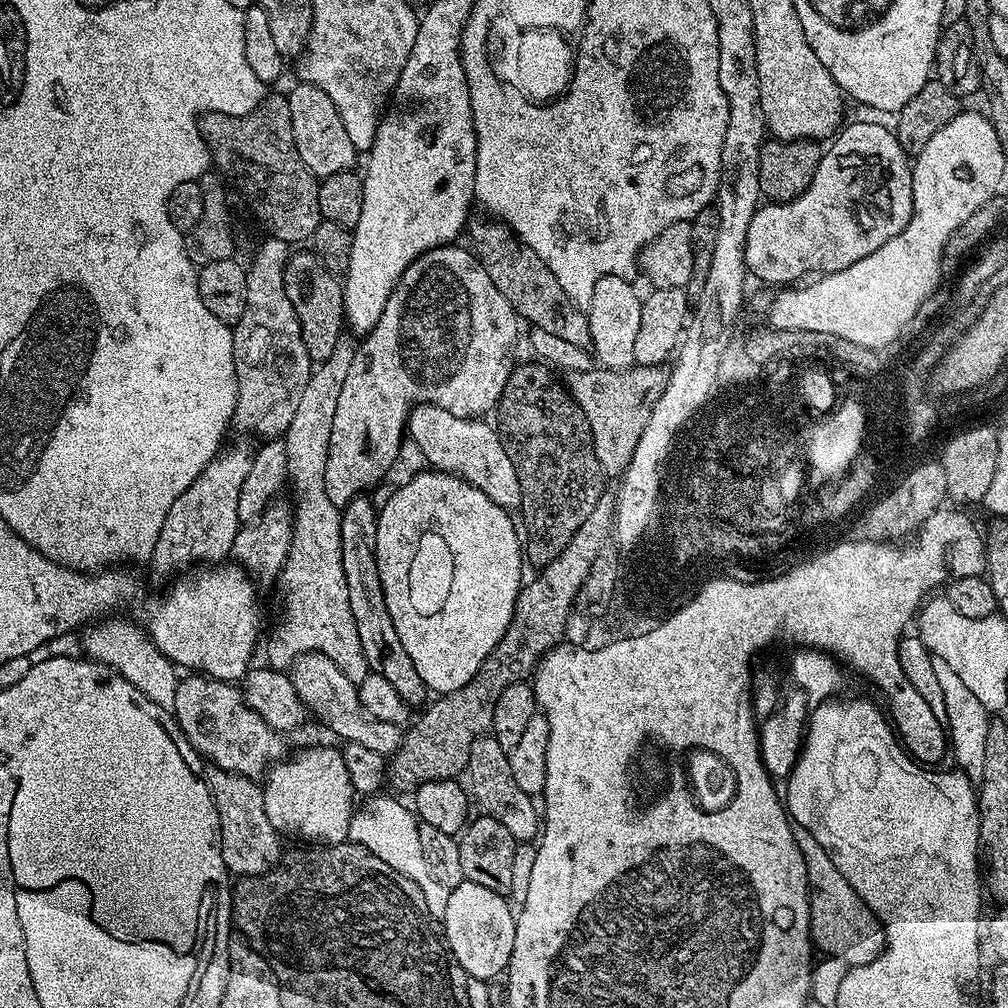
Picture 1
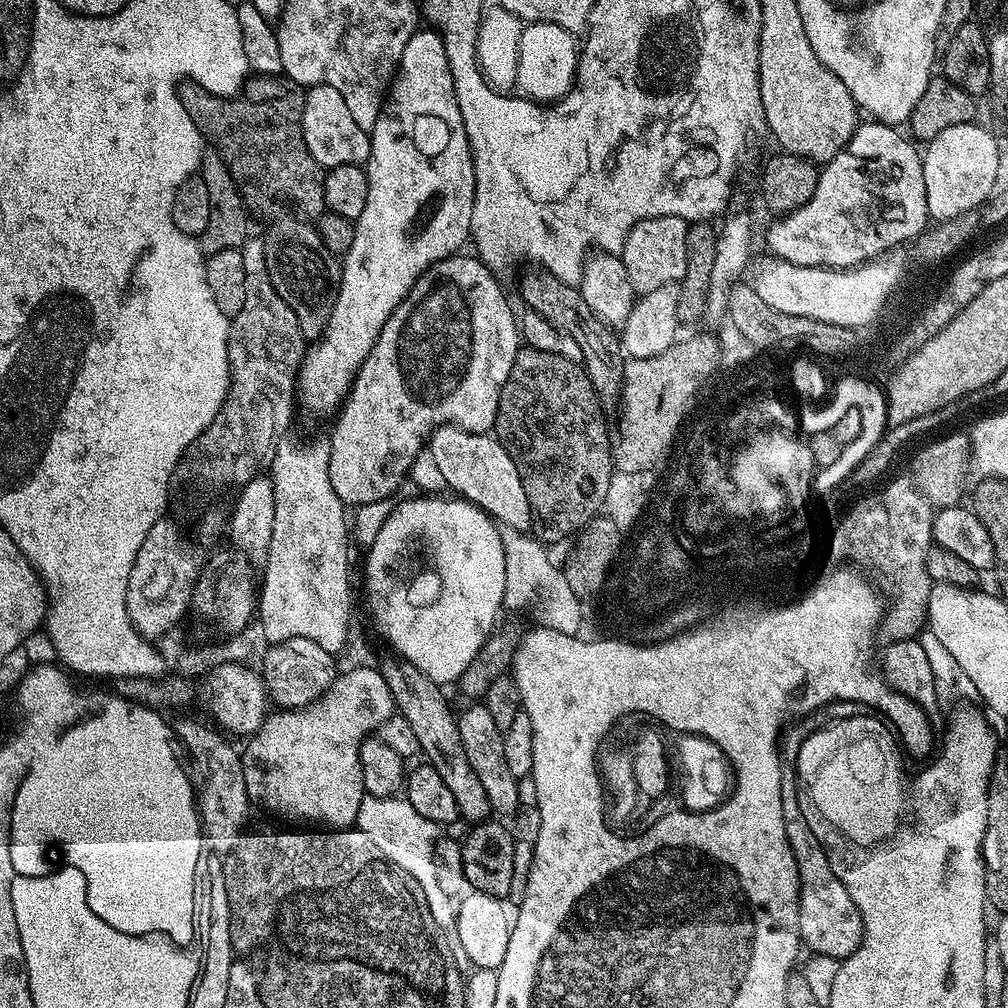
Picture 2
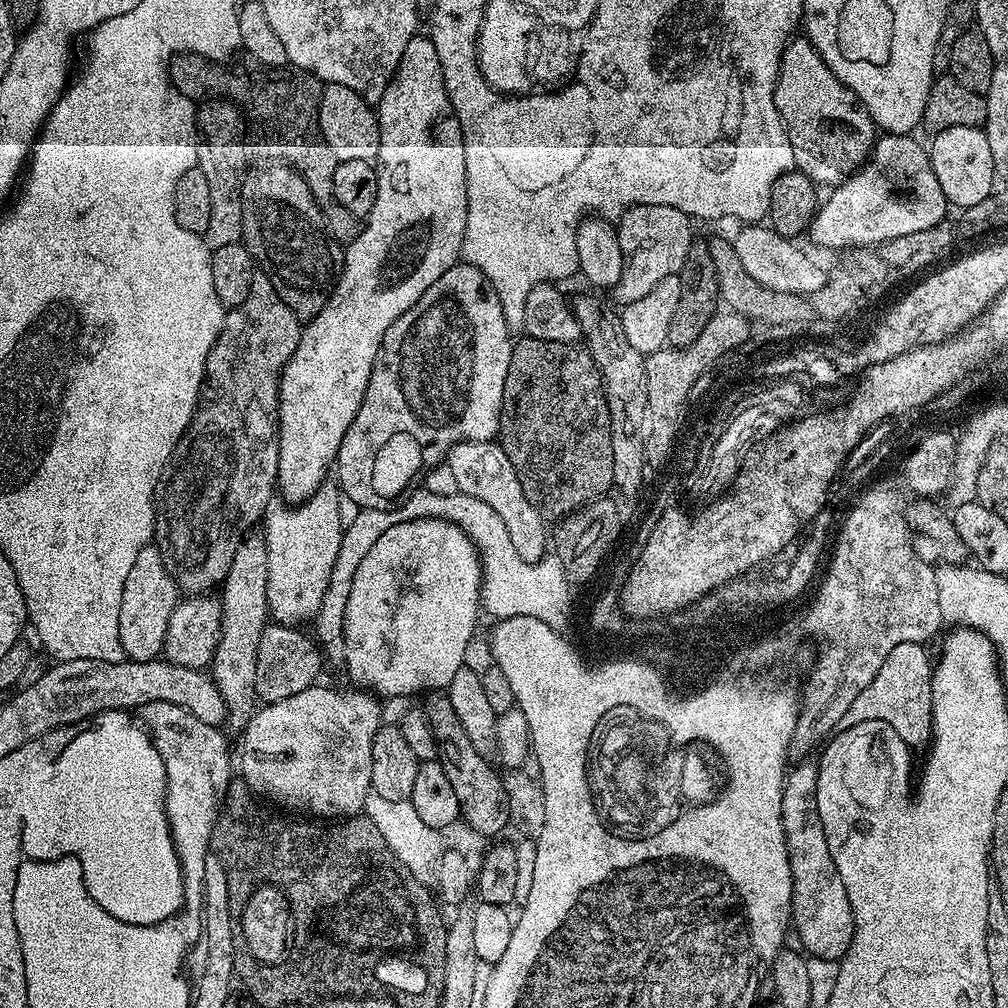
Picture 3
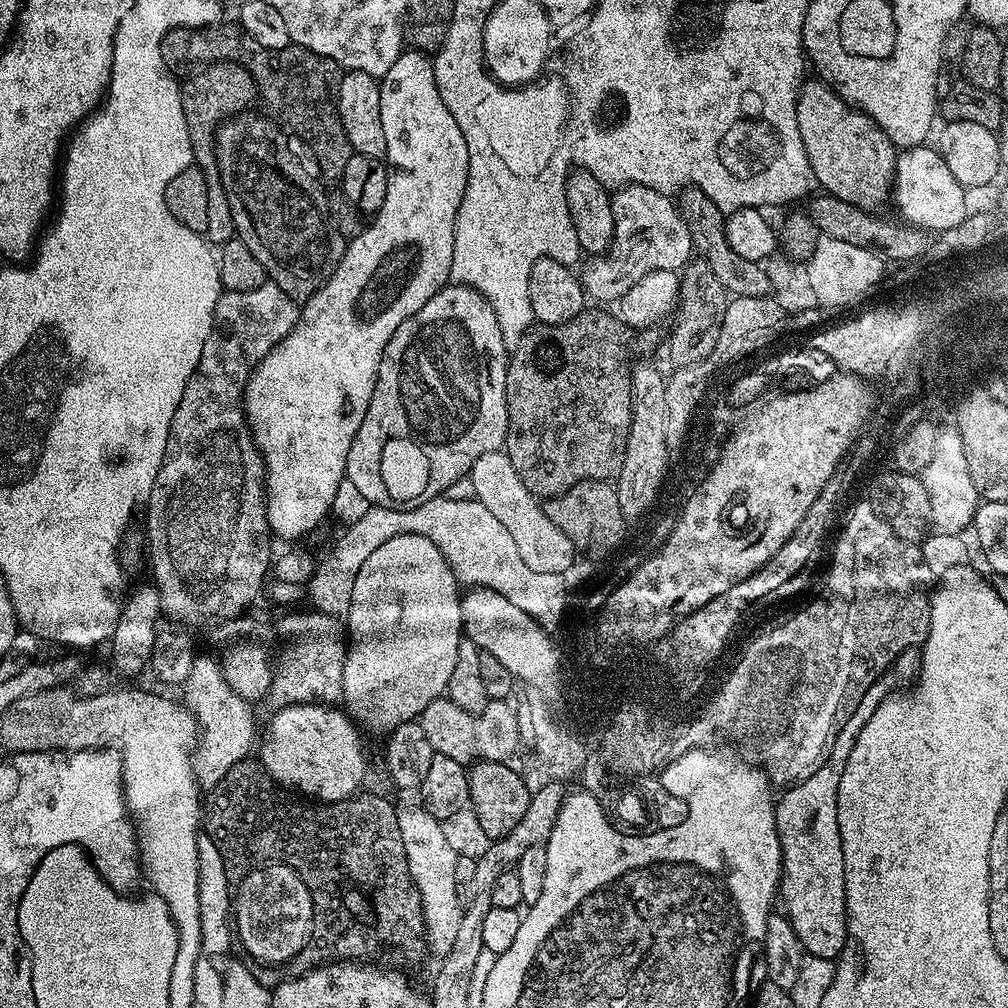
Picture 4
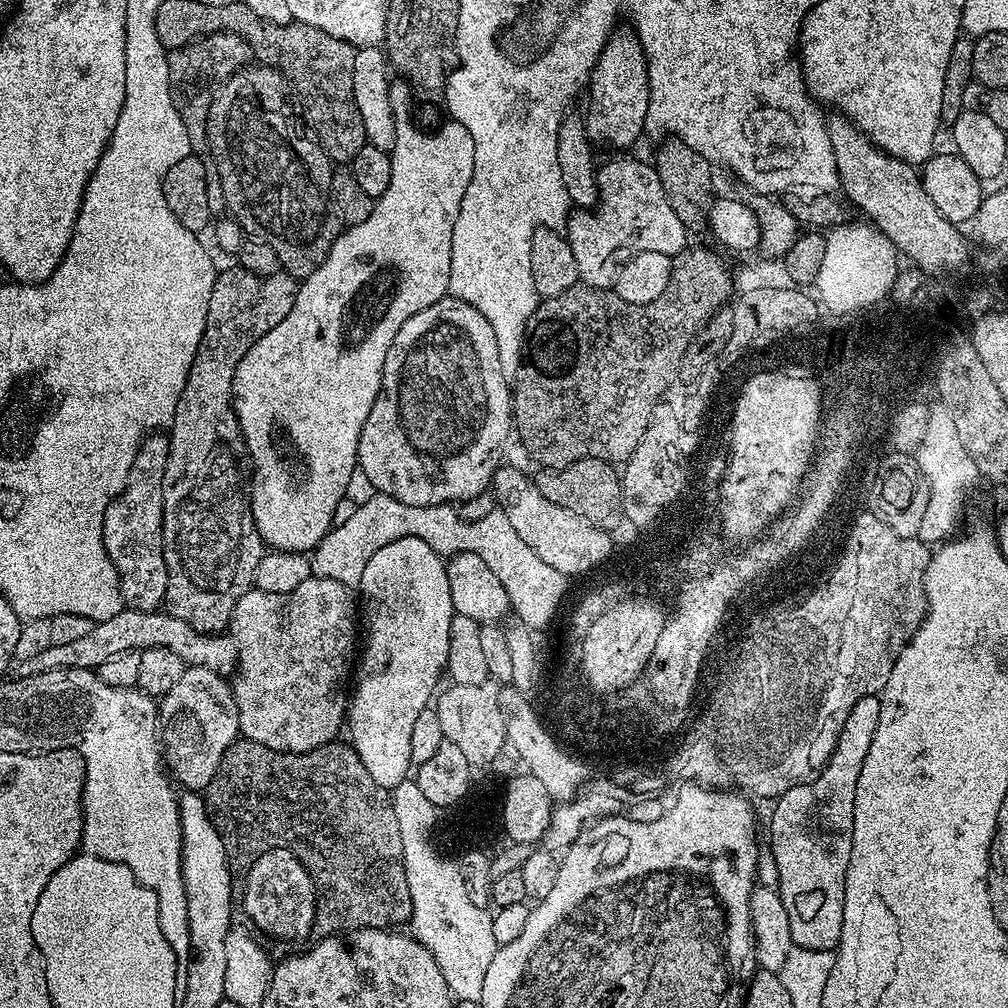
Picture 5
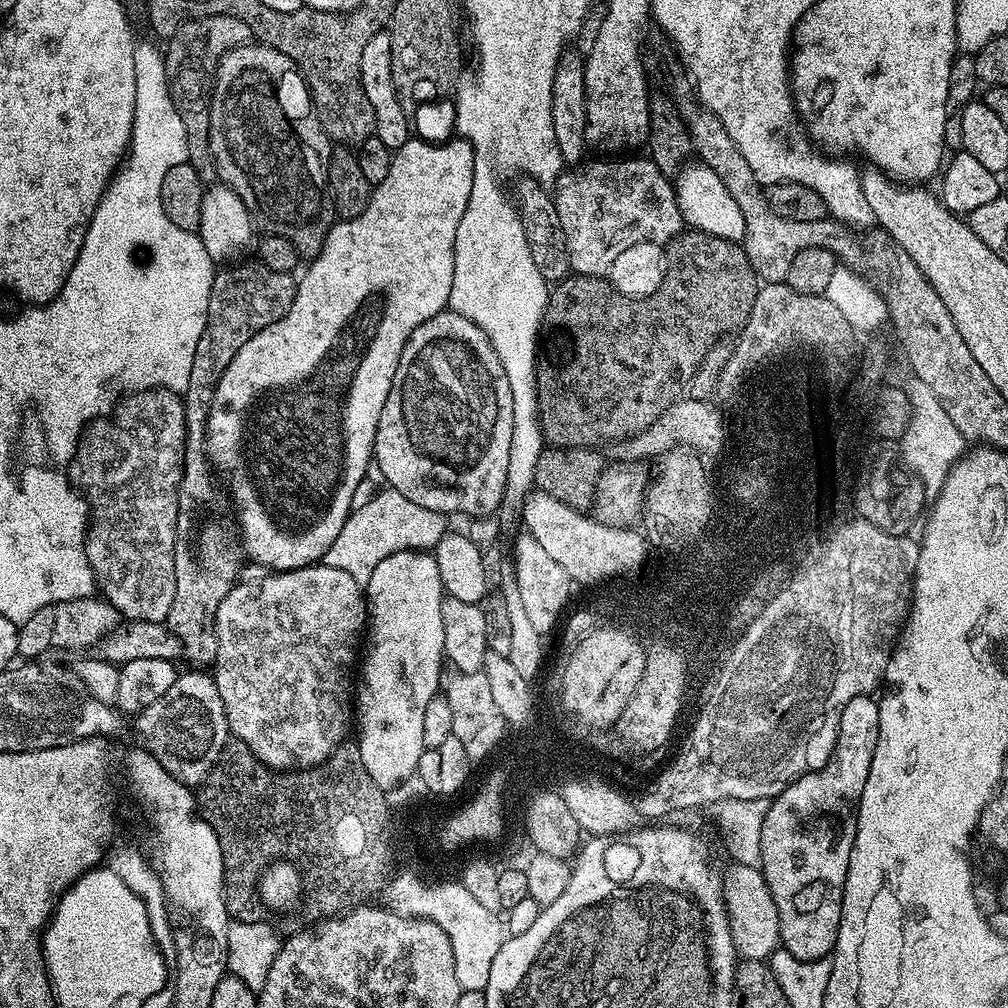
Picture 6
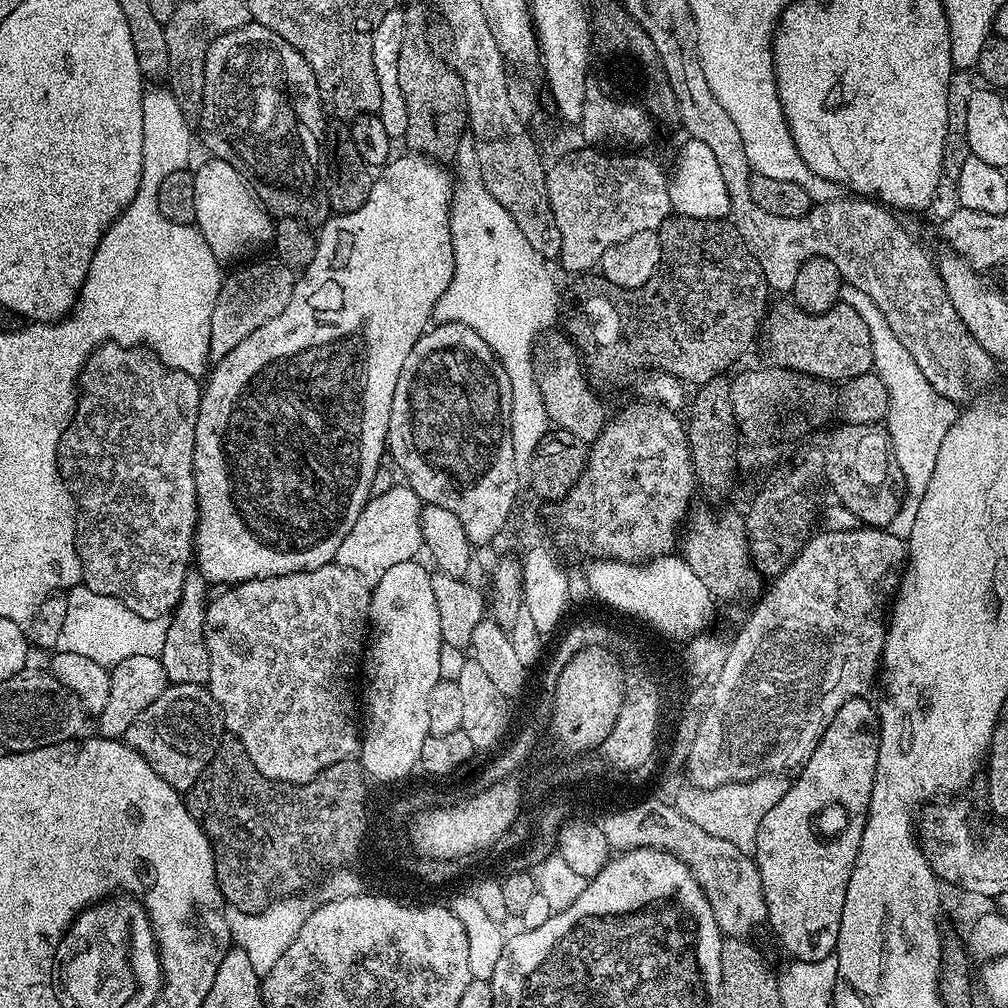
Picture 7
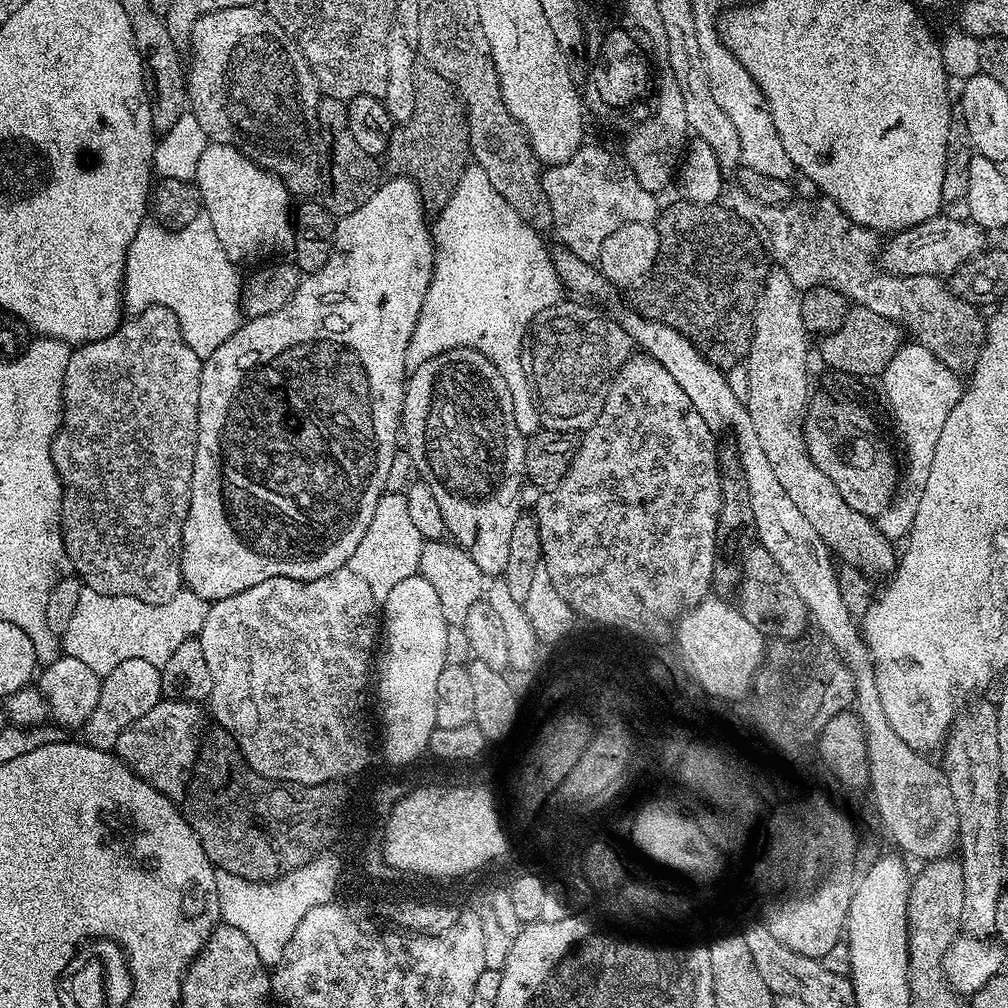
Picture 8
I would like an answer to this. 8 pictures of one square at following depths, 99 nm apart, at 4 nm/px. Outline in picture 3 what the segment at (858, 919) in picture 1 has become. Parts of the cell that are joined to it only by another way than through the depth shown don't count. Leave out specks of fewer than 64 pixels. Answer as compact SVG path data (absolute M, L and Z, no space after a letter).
M815 763L800 764L787 773L782 794L782 826L792 875L790 924L794 936L796 932L799 947L808 956L839 962L846 950L850 950L854 938L854 914L850 910L850 898L846 898L846 886L842 886L842 878L838 878L838 866L834 866L834 858L830 858L830 846L826 846L826 834L816 809Z

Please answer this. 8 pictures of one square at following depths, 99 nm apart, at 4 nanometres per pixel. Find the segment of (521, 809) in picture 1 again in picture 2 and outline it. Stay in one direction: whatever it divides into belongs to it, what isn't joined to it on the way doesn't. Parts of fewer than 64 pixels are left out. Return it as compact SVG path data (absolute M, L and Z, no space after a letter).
M472 702L469 708L459 713L458 723L460 737L462 738L462 750L466 750L466 762L470 762L470 770L478 776L478 782L482 782L482 790L486 790L486 798L490 798L490 806L497 817L511 817L520 807L520 788L518 777L510 774L508 765L508 747L504 745L505 733L494 723L490 710L482 702Z

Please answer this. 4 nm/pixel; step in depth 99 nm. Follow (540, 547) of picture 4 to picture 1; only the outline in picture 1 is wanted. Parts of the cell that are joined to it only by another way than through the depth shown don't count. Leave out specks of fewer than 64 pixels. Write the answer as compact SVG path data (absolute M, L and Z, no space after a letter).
M421 403L411 413L406 432L433 469L451 472L467 481L496 505L509 510L517 509L521 502L521 484L518 482L517 471L495 427L484 422L480 418L454 415L441 407Z

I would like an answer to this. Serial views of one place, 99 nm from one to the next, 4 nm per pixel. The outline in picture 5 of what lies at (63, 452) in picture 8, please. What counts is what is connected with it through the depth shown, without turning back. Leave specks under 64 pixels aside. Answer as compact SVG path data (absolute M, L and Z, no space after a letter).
M160 436L145 439L136 453L136 467L128 475L121 496L104 515L104 552L110 558L120 583L120 598L139 612L154 612L164 604L168 571L164 557L164 499L162 478L168 461L169 441Z

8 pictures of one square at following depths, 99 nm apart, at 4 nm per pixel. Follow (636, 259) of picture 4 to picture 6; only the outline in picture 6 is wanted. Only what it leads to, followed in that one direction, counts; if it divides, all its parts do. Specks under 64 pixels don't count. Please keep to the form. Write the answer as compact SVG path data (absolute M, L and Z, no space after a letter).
M598 158L561 171L554 181L554 199L558 210L558 222L562 222L562 234L566 234L566 254L569 269L577 276L607 277L610 266L622 250L638 242L654 242L667 245L686 225L676 201L674 184L650 158L622 160L626 158Z

